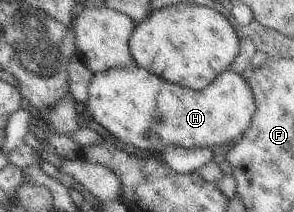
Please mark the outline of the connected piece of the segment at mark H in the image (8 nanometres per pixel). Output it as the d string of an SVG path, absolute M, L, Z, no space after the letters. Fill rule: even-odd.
M139 66L109 69L94 74L88 91L86 109L116 140L141 150L157 150L158 154L167 146L221 150L243 136L257 110L248 77L229 70L205 90L194 91L149 74Z

